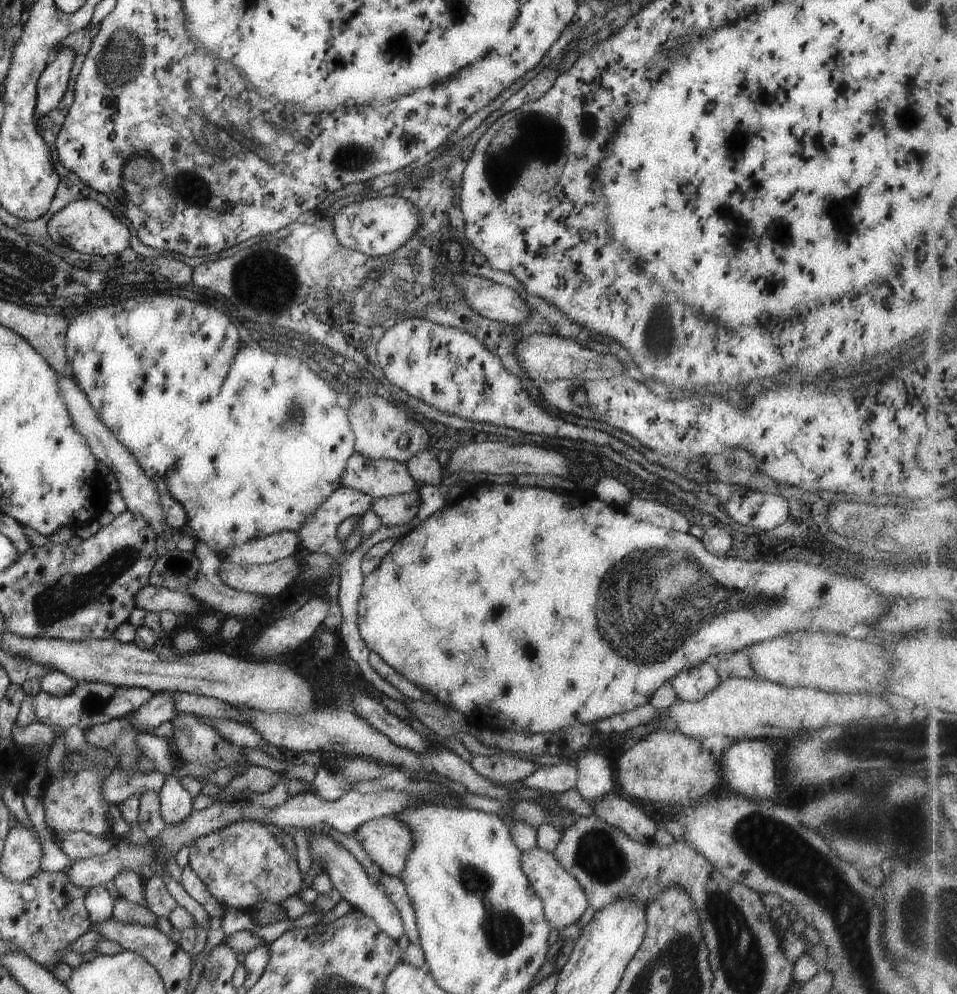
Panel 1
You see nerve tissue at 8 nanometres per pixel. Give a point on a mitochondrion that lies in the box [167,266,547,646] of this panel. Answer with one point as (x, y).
(295, 413)

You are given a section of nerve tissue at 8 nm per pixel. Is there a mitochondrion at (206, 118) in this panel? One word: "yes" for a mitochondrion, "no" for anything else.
yes

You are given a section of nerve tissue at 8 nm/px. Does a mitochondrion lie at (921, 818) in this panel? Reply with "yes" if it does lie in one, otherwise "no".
yes

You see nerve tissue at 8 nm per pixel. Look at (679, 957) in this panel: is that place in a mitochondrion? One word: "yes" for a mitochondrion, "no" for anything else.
yes

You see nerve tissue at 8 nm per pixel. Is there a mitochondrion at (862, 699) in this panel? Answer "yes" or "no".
no

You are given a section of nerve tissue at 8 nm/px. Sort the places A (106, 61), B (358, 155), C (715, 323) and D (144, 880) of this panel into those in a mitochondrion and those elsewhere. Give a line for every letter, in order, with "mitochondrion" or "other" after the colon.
A: mitochondrion
B: mitochondrion
C: other
D: other

